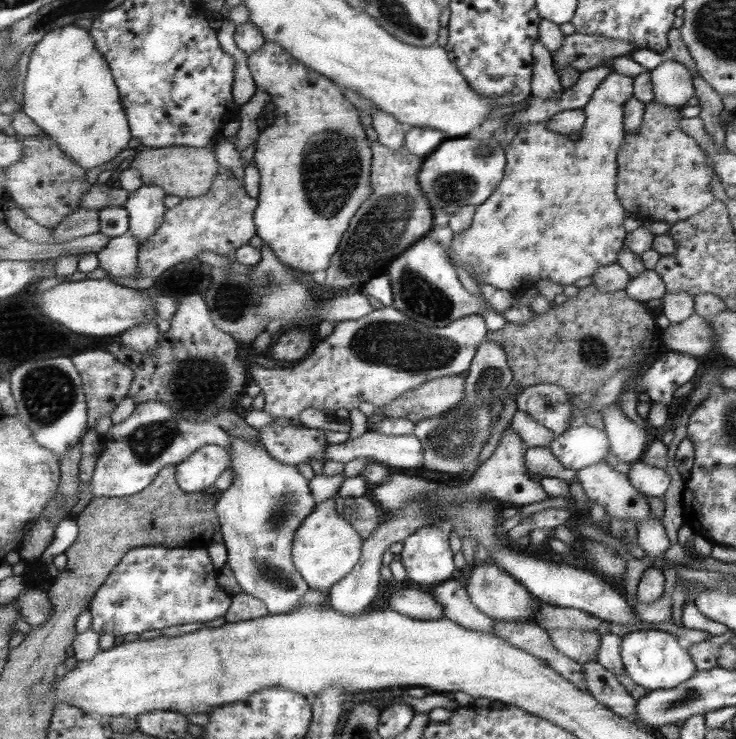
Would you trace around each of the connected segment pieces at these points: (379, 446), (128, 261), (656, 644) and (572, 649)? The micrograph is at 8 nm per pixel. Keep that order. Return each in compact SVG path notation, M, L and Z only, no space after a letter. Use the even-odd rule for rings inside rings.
M365 432L355 439L324 446L324 460L345 464L356 458L369 459L395 468L415 468L422 464L422 446L412 434L383 436Z
M125 231L119 236L108 238L107 242L96 252L99 268L103 268L111 276L136 278L139 248L136 240Z
M633 630L620 638L620 659L628 678L637 686L651 690L669 690L689 680L693 670L693 660L685 650L681 650L678 639L659 630Z
M549 628L547 638L552 647L576 663L587 663L599 646L596 630L571 630L569 628Z

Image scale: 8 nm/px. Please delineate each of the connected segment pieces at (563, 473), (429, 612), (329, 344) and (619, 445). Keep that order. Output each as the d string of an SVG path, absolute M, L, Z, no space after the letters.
M526 447L524 465L529 476L539 474L541 477L558 478L567 483L576 477L576 471L564 467L549 447Z
M395 588L387 598L388 609L414 620L439 620L443 618L443 607L433 597L415 588Z
M392 306L375 309L369 315L357 320L346 320L334 324L334 330L323 340L315 343L311 355L303 362L281 364L269 369L252 363L250 366L253 383L264 396L263 411L273 418L298 420L299 413L306 408L314 408L333 415L339 408L353 410L360 402L369 402L374 408L381 408L394 402L398 396L414 390L420 384L443 376L463 375L470 368L476 349L486 336L486 323L481 316L470 314L462 316L444 327L431 327L413 322L406 313Z
M611 403L600 410L603 428L610 442L609 451L619 461L634 463L640 460L649 439L645 429L633 423L619 409L618 404Z

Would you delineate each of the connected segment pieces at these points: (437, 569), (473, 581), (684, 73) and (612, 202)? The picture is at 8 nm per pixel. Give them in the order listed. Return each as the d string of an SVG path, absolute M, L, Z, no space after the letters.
M437 525L417 529L402 542L399 563L405 570L407 580L433 588L451 579L455 570L454 554L449 536L445 536Z
M493 564L474 565L467 576L465 590L473 607L491 620L509 620L509 622L522 620L534 624L535 614L539 611L538 600L531 597L517 580Z
M664 58L663 62L648 74L654 96L653 102L657 104L679 106L681 109L694 96L690 72L673 59Z
M611 74L603 80L603 83L595 88L594 95L591 96L590 103L584 110L585 120L583 128L579 132L579 140L571 141L571 136L559 135L558 133L547 130L547 124L544 122L537 124L527 124L521 131L517 131L509 144L503 143L506 150L506 168L501 182L494 190L490 198L483 204L475 207L474 216L469 226L458 233L452 233L451 244L448 246L450 262L457 268L464 270L474 280L481 281L483 284L489 284L497 290L522 290L539 282L539 280L550 280L555 284L567 286L573 284L577 278L592 276L599 267L607 266L616 262L619 251L625 246L625 219L626 210L622 208L617 193L614 192L617 186L617 154L619 146L625 138L626 132L623 128L623 102L629 100L633 92L633 78L621 76L621 74Z

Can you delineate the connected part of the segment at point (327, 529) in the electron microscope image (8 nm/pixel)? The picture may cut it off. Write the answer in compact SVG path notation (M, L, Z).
M338 494L325 502L317 503L294 532L291 557L294 568L306 582L308 589L325 593L347 576L362 555L362 539L353 527L335 512L334 500Z

